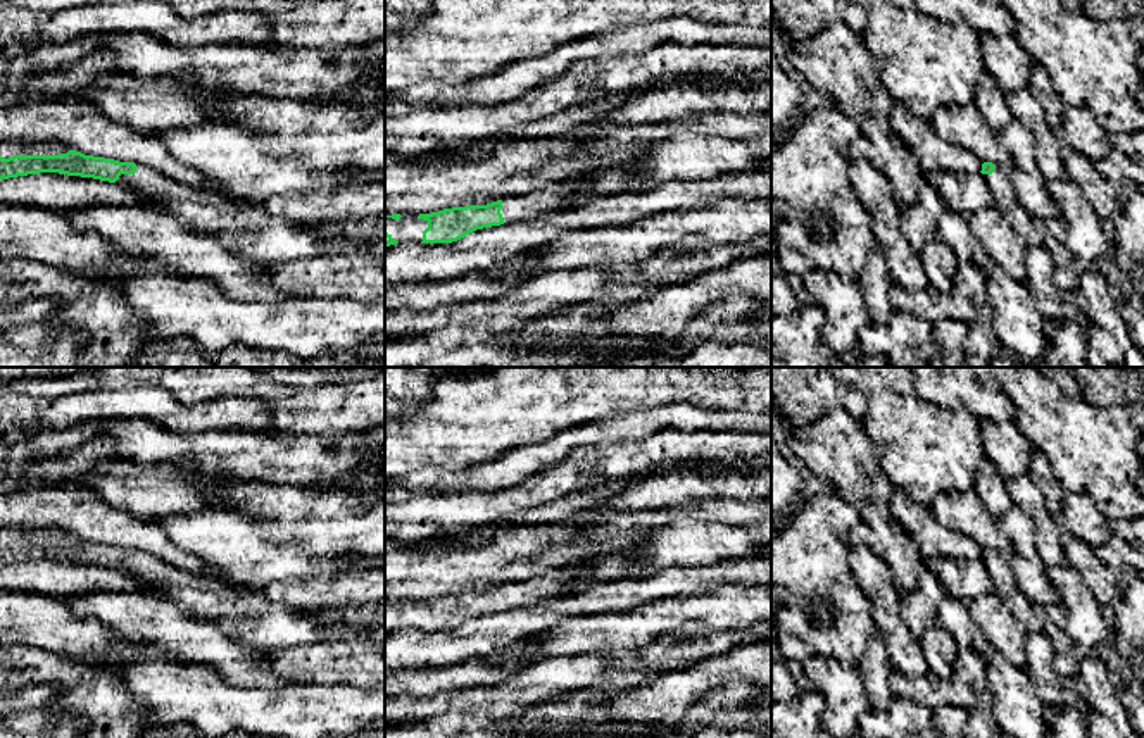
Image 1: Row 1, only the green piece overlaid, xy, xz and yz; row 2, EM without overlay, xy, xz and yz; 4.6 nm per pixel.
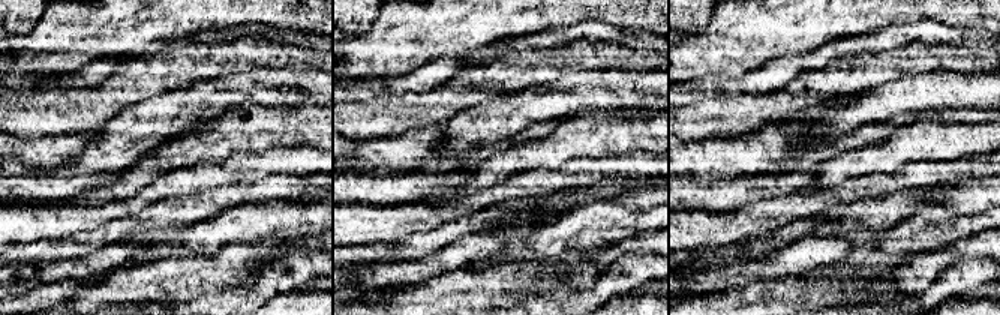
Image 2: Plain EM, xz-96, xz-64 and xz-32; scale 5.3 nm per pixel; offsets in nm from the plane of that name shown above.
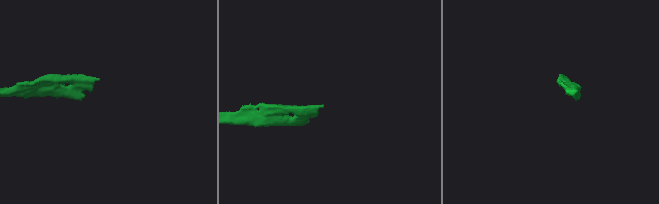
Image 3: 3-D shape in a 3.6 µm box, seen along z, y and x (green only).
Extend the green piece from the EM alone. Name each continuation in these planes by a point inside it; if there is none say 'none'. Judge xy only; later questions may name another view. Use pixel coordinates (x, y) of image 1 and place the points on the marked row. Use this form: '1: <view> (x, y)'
1: xy (245, 230)

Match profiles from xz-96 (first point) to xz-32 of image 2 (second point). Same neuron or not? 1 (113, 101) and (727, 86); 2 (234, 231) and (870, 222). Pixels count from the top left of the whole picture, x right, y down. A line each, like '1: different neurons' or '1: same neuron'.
1: different neurons
2: different neurons

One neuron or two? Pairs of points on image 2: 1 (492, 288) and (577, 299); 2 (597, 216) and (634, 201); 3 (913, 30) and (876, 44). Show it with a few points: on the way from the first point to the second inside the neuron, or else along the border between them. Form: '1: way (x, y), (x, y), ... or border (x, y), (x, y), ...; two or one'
1: way (513, 288), (540, 288), (550, 299), (556, 299); one
2: border (612, 200), (628, 209), (652, 207); two
3: way (904, 33), (885, 39); one

